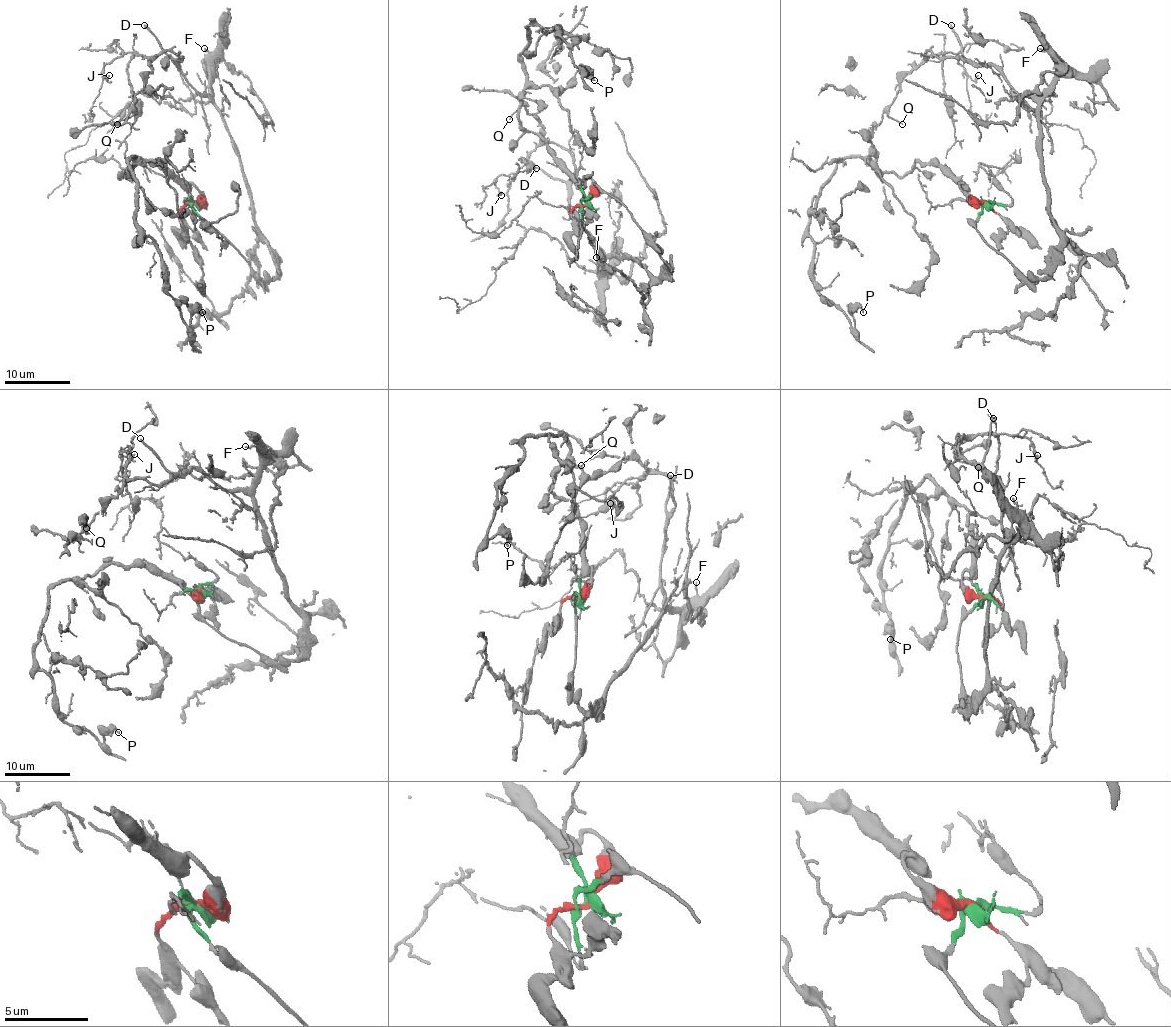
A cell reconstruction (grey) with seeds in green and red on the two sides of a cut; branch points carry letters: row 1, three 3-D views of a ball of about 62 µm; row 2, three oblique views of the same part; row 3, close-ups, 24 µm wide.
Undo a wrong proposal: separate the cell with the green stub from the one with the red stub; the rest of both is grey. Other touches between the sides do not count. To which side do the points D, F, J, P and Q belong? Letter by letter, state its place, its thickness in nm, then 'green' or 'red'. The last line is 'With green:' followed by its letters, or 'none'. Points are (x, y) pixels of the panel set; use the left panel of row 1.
D: place (144, 25); calibre 180 nm; green
F: place (204, 48); calibre 120 nm; green
J: place (109, 75); calibre 100 nm; green
P: place (202, 312); calibre 130 nm; red
Q: place (117, 124); calibre 110 nm; green
With green: D, F, J, Q

